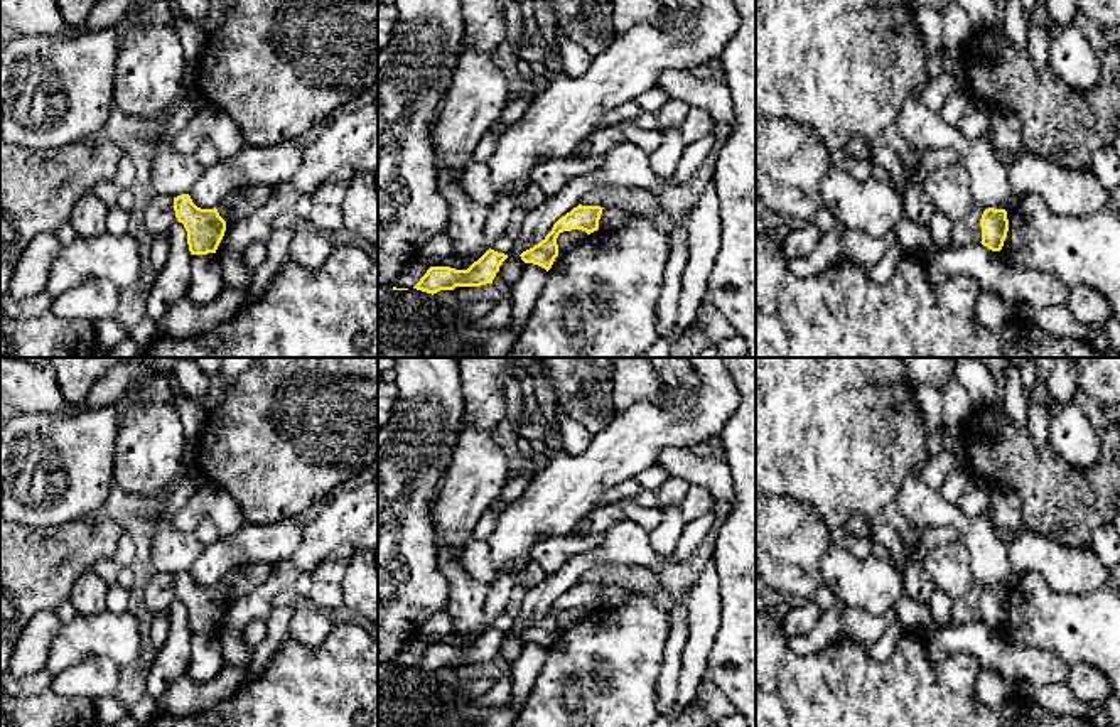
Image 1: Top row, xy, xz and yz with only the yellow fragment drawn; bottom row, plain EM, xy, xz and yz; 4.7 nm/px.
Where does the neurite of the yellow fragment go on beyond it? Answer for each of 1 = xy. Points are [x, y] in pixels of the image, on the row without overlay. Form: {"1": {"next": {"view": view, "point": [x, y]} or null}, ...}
{"1": {"next": null}}

